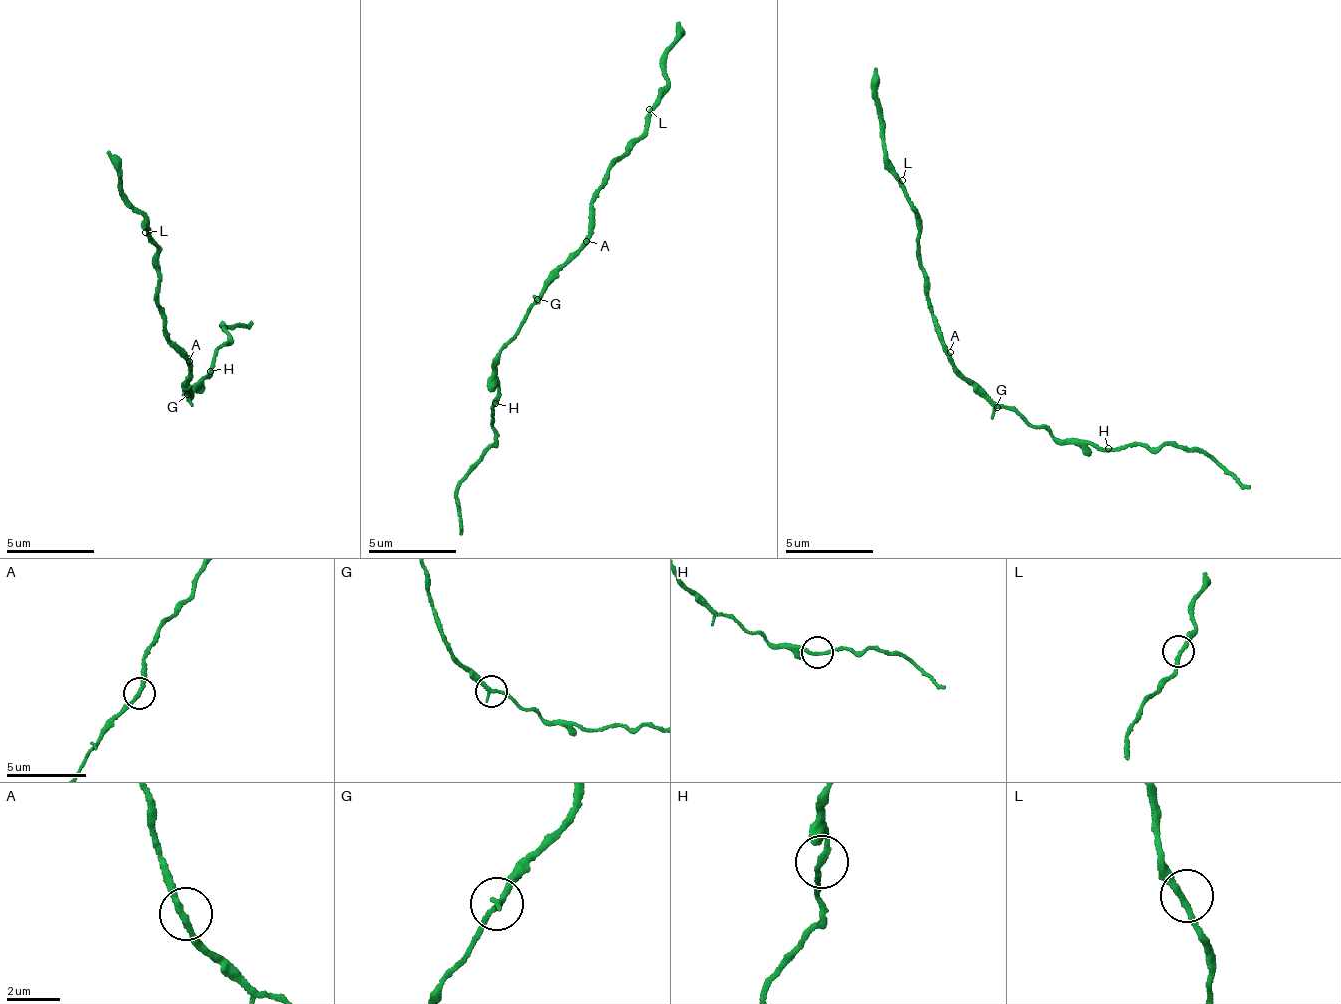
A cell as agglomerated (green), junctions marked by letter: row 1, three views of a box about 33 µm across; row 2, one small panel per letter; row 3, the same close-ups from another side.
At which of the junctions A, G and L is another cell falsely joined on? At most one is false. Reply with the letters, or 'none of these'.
G

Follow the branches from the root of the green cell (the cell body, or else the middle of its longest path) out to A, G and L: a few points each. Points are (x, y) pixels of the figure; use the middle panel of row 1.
A: (568, 265), (586, 241)
G: (568, 265), (538, 297)
L: (568, 265), (584, 247), (594, 225), (596, 190), (642, 135), (651, 116), (649, 109)

